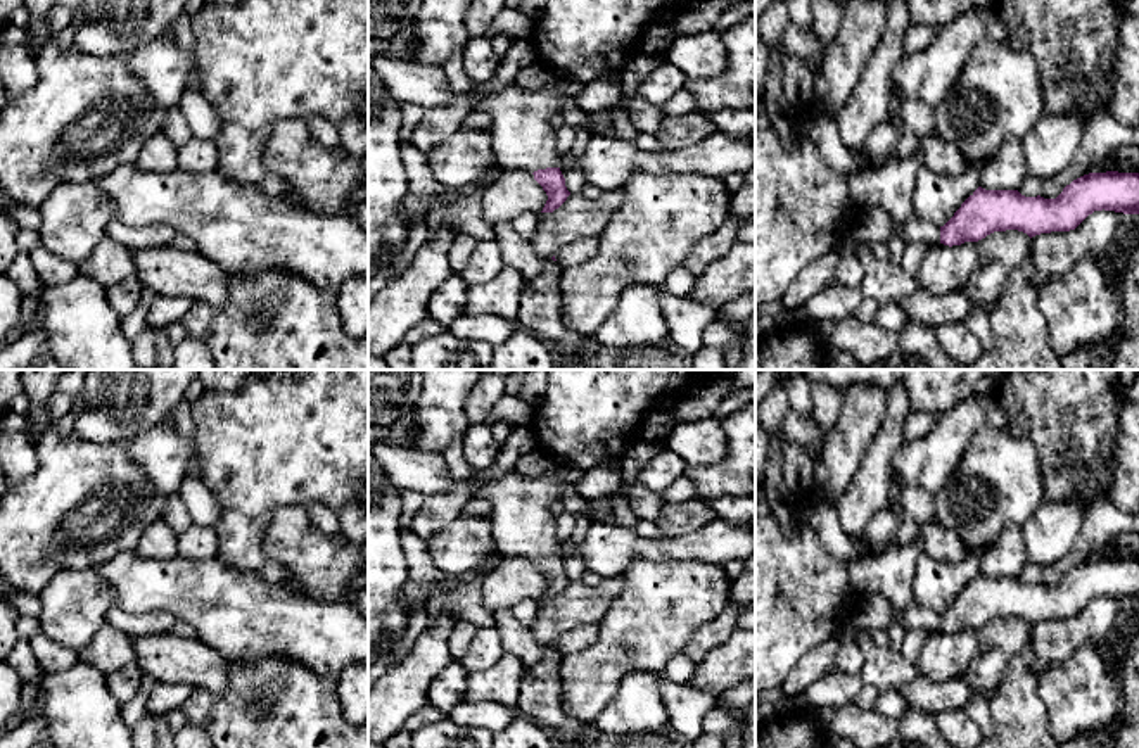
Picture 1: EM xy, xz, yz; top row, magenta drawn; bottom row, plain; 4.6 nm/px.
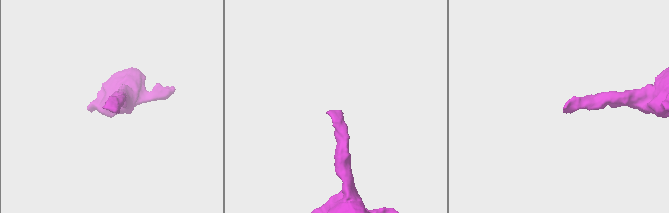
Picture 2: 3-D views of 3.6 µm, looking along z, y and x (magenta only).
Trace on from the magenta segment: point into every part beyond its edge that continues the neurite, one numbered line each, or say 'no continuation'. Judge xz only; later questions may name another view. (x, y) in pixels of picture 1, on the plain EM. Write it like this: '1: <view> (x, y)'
1: xz (522, 524)

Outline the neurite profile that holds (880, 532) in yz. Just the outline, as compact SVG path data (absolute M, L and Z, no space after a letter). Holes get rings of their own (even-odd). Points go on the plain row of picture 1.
M885 506L880 510L868 523L866 542L875 553L883 553L894 546L894 537L897 532L895 513Z

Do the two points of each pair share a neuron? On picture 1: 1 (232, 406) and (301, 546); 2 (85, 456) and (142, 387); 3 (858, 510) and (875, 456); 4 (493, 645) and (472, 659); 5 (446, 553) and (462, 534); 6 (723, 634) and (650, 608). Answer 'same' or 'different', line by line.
1: different
2: different
3: same
4: same
5: same
6: different

